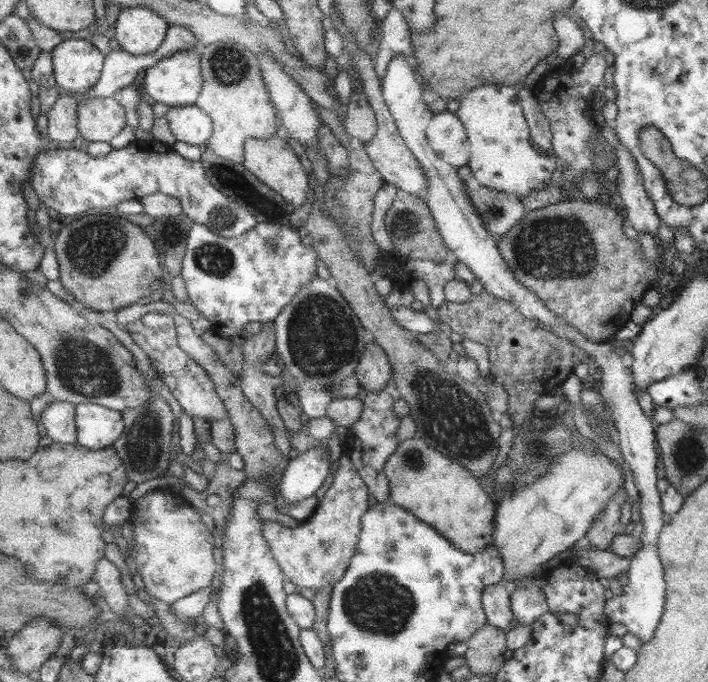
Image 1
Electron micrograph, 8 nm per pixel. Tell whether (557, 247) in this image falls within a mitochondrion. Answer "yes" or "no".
yes

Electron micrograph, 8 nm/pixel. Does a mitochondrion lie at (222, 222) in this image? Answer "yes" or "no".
yes

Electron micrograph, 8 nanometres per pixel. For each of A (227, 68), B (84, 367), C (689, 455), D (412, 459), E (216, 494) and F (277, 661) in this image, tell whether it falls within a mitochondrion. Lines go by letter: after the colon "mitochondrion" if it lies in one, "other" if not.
A: mitochondrion
B: mitochondrion
C: mitochondrion
D: mitochondrion
E: other
F: mitochondrion

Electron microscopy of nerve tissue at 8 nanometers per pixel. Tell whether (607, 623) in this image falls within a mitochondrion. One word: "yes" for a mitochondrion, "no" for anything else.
no

